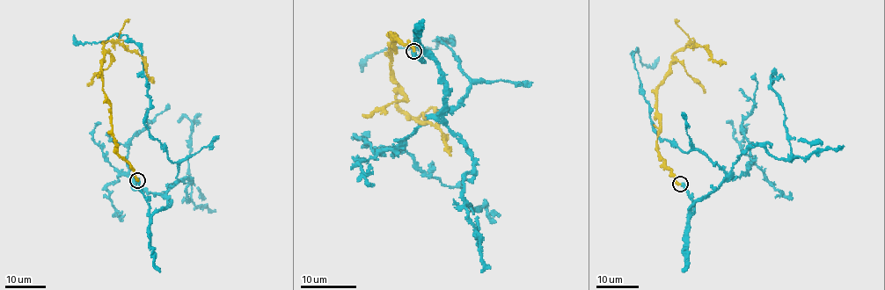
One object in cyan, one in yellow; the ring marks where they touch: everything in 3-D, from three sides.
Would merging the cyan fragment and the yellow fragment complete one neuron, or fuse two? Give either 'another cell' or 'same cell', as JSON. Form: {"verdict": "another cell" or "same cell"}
{"verdict": "same cell"}

